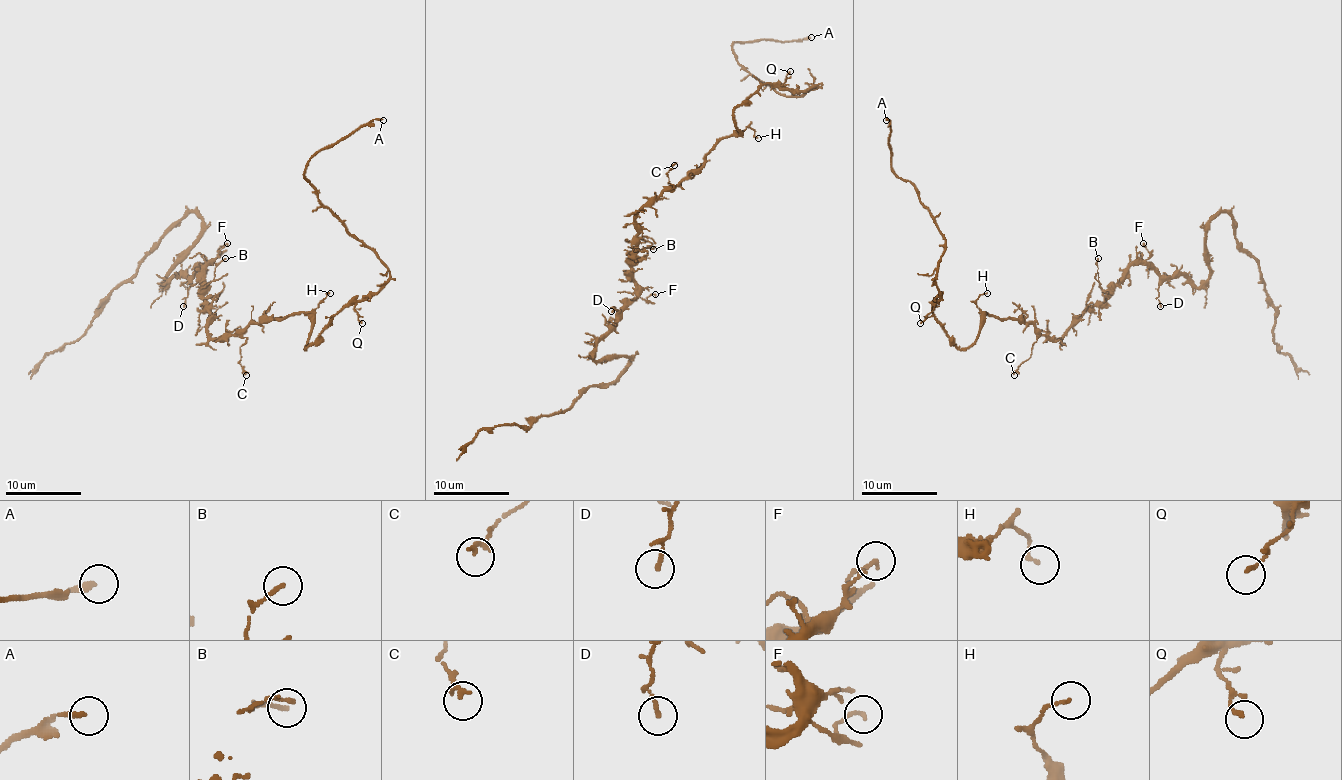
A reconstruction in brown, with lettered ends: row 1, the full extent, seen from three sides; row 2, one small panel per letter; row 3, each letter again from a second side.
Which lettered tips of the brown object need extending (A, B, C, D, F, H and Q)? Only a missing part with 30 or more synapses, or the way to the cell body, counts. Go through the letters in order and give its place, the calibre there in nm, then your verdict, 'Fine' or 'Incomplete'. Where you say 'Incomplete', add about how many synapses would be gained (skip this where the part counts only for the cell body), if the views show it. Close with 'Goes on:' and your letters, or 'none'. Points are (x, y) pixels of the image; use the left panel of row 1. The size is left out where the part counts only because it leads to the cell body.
A: Place: (383, 120). Thickness 200 nm. Incomplete
B: Place: (225, 258). Thickness 150 nm. Fine
C: Place: (246, 375). Thickness 170 nm. Fine
D: Place: (183, 306). Thickness 150 nm. Fine
F: Place: (227, 243). Thickness 150 nm. Fine
H: Place: (330, 293). Thickness 130 nm. Fine
Q: Place: (362, 323). Thickness 120 nm. Fine
Goes on: A

